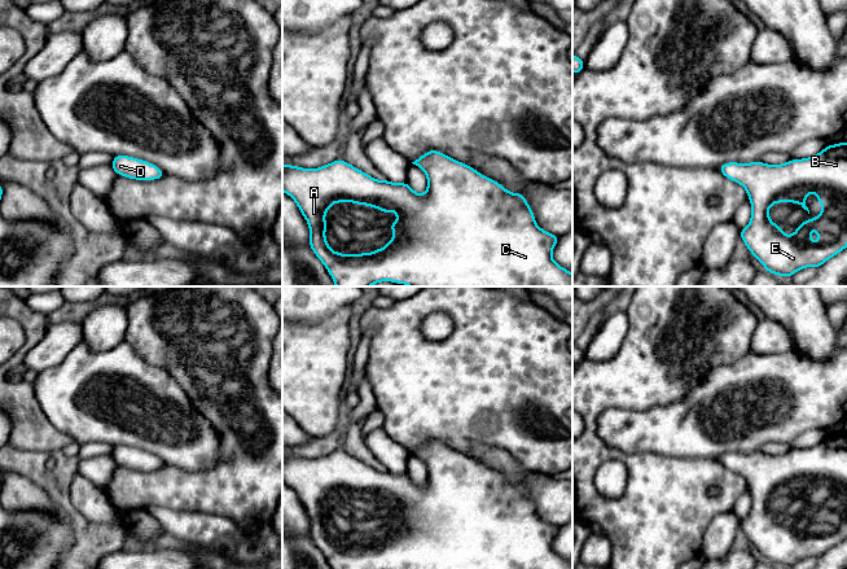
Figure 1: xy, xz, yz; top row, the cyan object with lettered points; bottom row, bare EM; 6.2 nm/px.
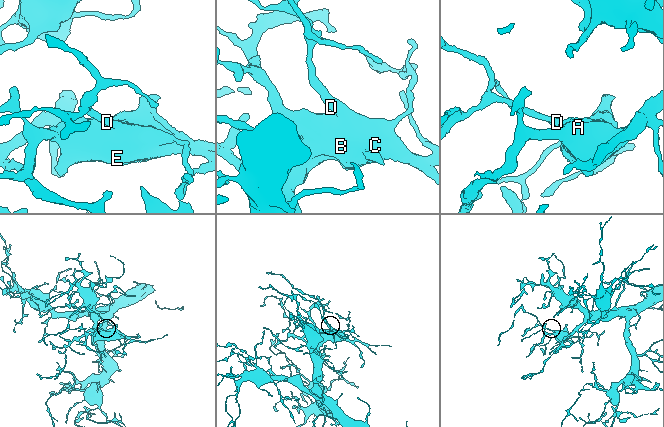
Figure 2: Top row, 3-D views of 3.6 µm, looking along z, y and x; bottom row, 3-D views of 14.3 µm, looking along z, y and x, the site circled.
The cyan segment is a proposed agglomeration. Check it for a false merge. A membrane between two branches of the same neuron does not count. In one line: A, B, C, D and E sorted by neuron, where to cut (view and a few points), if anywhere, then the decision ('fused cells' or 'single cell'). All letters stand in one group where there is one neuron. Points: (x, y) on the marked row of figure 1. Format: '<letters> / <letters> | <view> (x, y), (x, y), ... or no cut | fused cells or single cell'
A B C D E | no cut | single cell

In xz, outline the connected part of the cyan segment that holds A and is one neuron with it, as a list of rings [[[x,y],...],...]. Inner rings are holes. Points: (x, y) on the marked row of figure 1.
[[[431,149],[430,152],[424,153],[422,157],[412,162],[418,166],[427,178],[427,189],[424,194],[416,193],[408,183],[391,183],[390,180],[377,180],[370,175],[363,172],[361,170],[354,167],[346,161],[335,159],[329,165],[317,167],[317,168],[302,168],[293,165],[282,163],[282,191],[290,196],[299,207],[299,211],[306,218],[310,227],[310,248],[316,254],[316,257],[321,261],[321,263],[328,270],[332,276],[335,286],[370,286],[372,284],[377,284],[381,281],[391,281],[398,284],[405,284],[411,286],[572,286],[572,273],[566,268],[561,267],[553,261],[552,251],[559,238],[559,236],[545,232],[535,223],[535,215],[531,207],[527,203],[525,194],[522,193],[510,193],[505,189],[499,181],[491,180],[487,176],[483,176],[479,171],[473,167],[458,162],[446,154]],[[344,201],[350,201],[356,205],[367,205],[370,207],[376,207],[382,213],[395,211],[398,222],[390,223],[389,229],[395,231],[394,237],[386,244],[385,248],[373,250],[372,253],[363,254],[341,254],[338,251],[333,251],[329,249],[329,242],[325,238],[326,231],[326,219],[324,218],[325,213],[330,210],[330,206],[334,202],[343,203]]]

